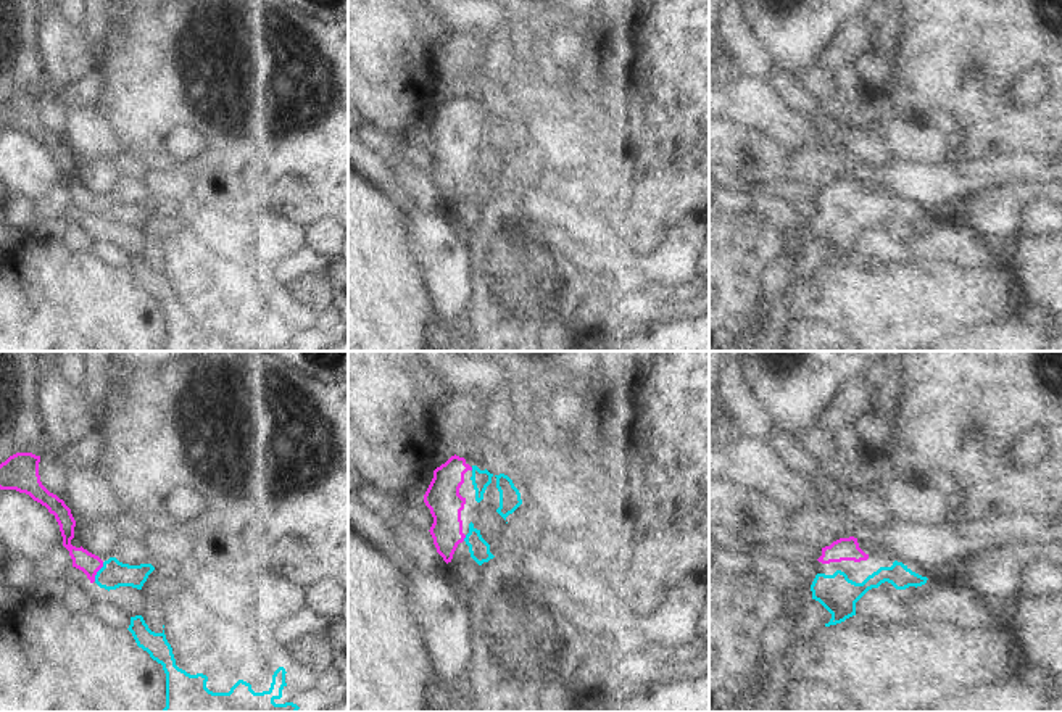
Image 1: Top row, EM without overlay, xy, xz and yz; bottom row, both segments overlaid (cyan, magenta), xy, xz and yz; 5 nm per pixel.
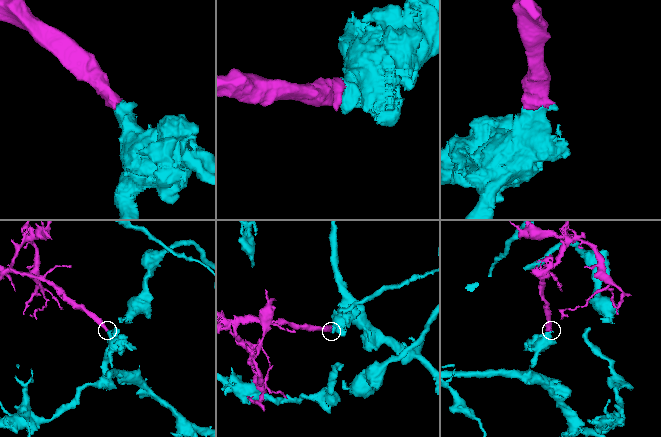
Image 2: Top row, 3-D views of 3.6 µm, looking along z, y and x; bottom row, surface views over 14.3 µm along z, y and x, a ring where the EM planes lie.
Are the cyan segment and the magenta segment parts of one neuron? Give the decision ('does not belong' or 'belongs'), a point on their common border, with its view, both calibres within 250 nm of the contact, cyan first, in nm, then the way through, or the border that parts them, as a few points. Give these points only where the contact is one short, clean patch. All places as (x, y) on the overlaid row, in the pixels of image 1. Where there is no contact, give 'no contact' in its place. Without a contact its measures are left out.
belongs | xy (97, 572) | 140/100 nm | across xy (113, 574), (97, 572), (82, 559)

